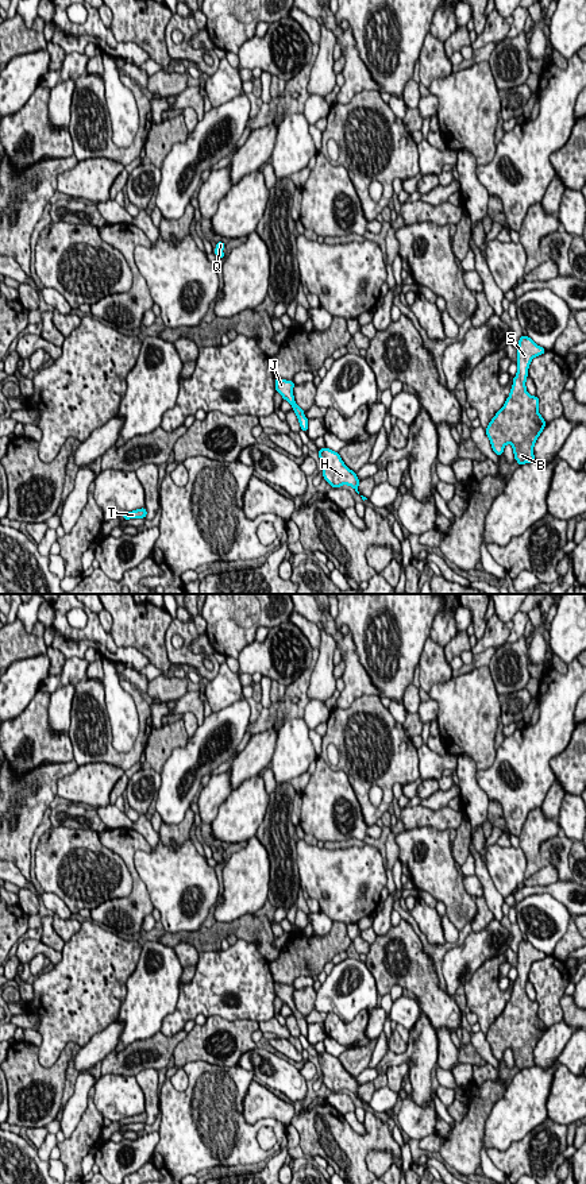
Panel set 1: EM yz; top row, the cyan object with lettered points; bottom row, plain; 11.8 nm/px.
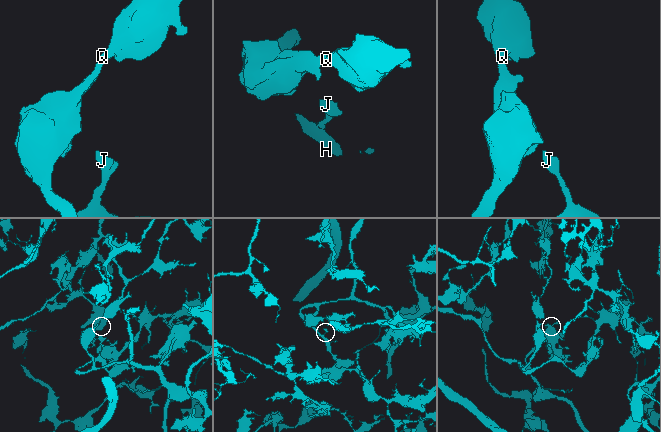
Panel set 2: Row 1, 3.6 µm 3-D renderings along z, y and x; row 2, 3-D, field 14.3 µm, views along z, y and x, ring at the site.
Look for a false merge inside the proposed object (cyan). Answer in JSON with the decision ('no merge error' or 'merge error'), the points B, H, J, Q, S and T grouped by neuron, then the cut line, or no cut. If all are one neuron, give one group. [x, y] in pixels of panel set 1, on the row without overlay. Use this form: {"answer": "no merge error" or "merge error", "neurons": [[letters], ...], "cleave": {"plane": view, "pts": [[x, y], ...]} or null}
{"answer": "no merge error", "neurons": [["B", "H", "J", "Q", "S", "T"]], "cleave": null}

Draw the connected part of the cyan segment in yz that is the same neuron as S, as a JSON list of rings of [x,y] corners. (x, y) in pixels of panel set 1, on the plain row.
[[[529,941],[520,942],[517,979],[513,983],[510,999],[486,1033],[494,1058],[502,1060],[504,1052],[510,1048],[518,1071],[535,1065],[533,1050],[547,1030],[537,1015],[537,1000],[529,1000],[525,992],[531,965],[544,957],[545,954],[533,948]]]

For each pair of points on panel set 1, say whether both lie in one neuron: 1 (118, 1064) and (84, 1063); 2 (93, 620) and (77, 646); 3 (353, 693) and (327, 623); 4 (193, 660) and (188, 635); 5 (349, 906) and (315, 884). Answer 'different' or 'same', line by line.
1: different
2: same
3: same
4: same
5: same

